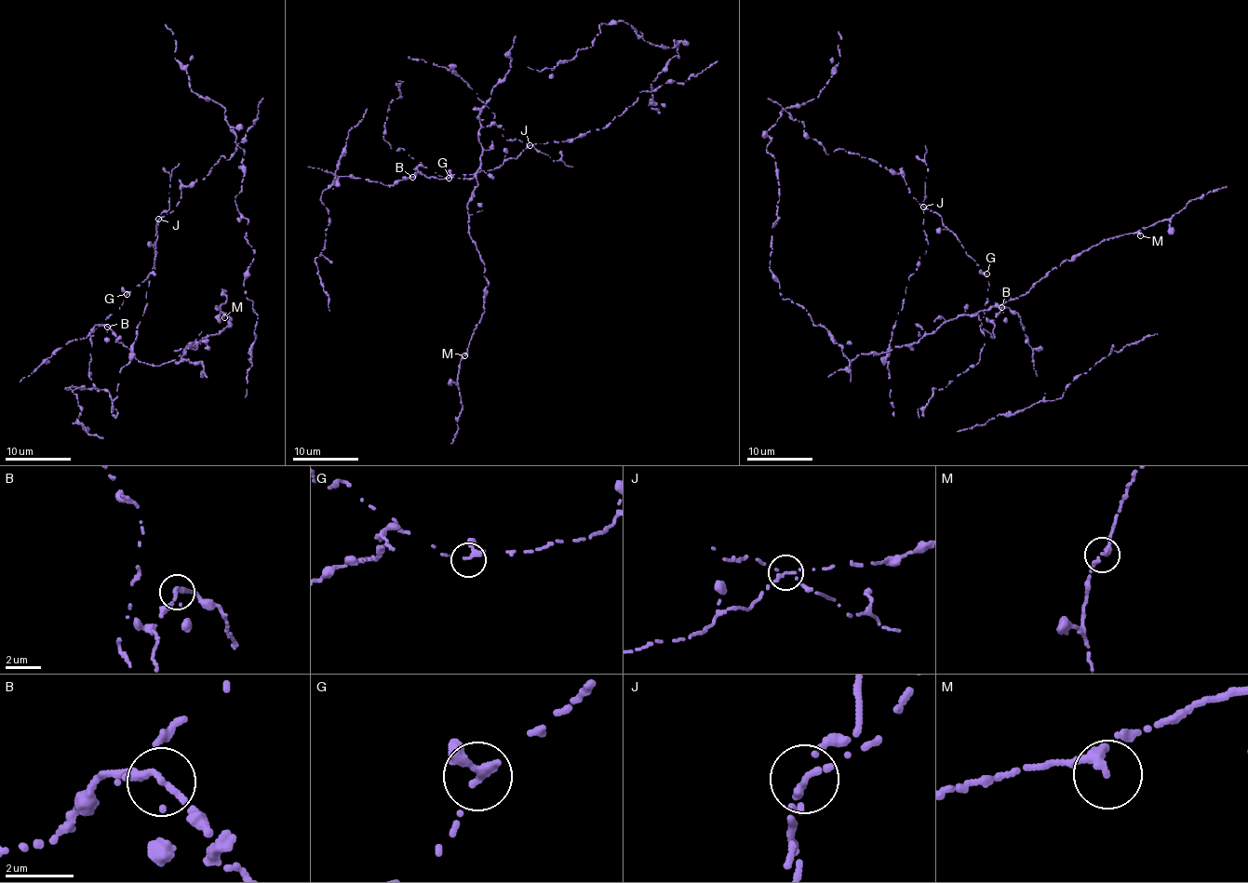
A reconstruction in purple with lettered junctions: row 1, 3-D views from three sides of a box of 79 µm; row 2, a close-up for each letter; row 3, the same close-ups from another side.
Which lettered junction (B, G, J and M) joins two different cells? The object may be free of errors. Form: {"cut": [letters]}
{"cut": ["J"]}

